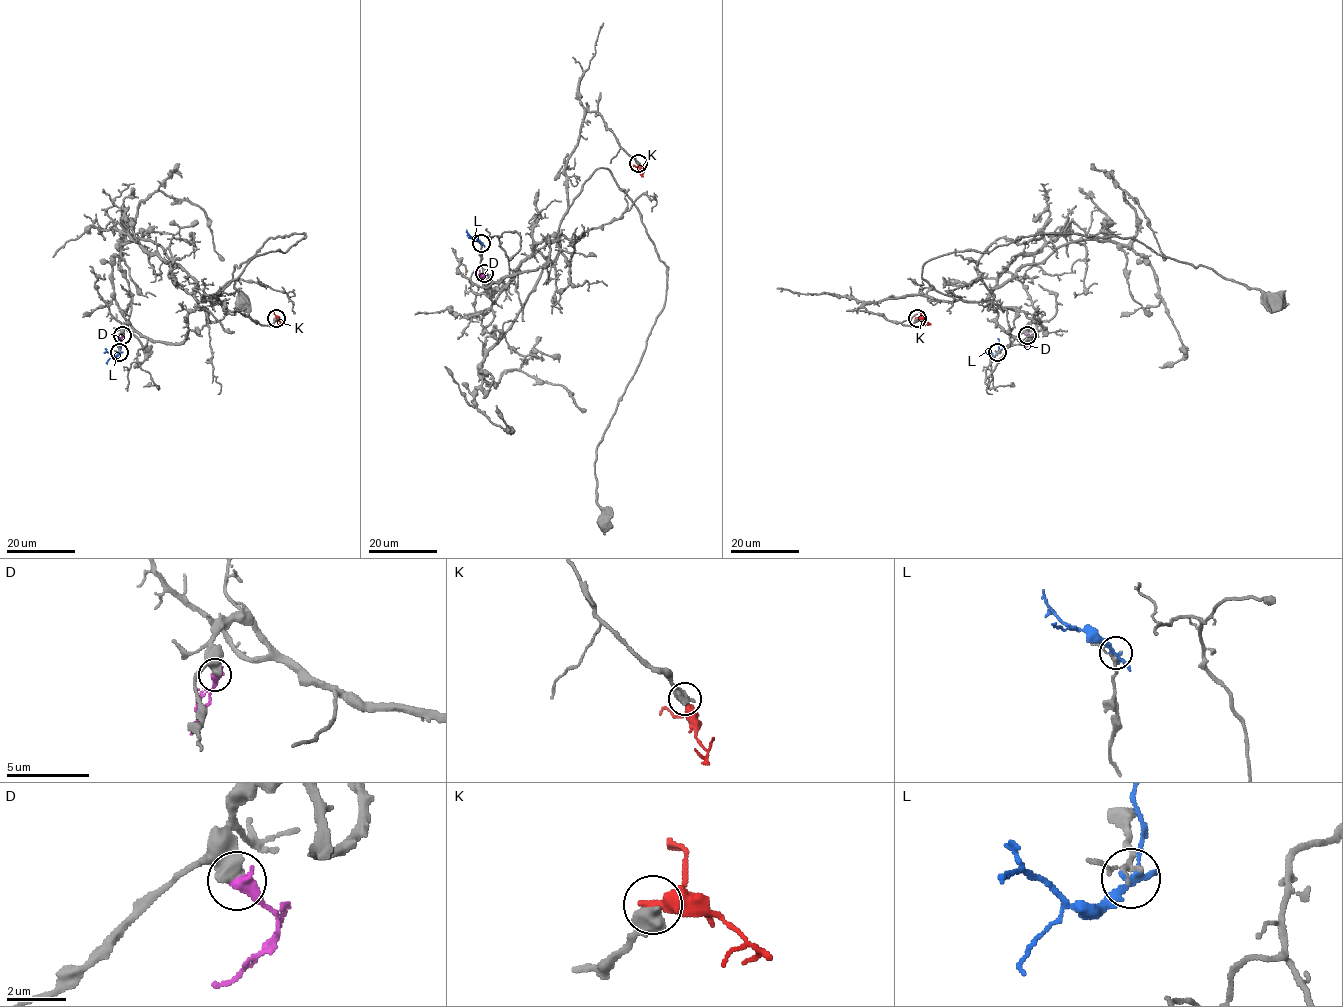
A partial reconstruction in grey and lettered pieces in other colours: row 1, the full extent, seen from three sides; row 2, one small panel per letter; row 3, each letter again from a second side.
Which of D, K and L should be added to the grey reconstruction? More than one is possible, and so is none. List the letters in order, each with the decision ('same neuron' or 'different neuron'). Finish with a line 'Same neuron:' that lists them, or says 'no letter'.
D: different neuron
K: different neuron
L: different neuron
Same neuron: no letter

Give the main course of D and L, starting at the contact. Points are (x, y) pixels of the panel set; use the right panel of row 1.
D: (1027, 334), (1031, 341), (1024, 346)
L: (997, 352), (994, 356), (983, 353)

